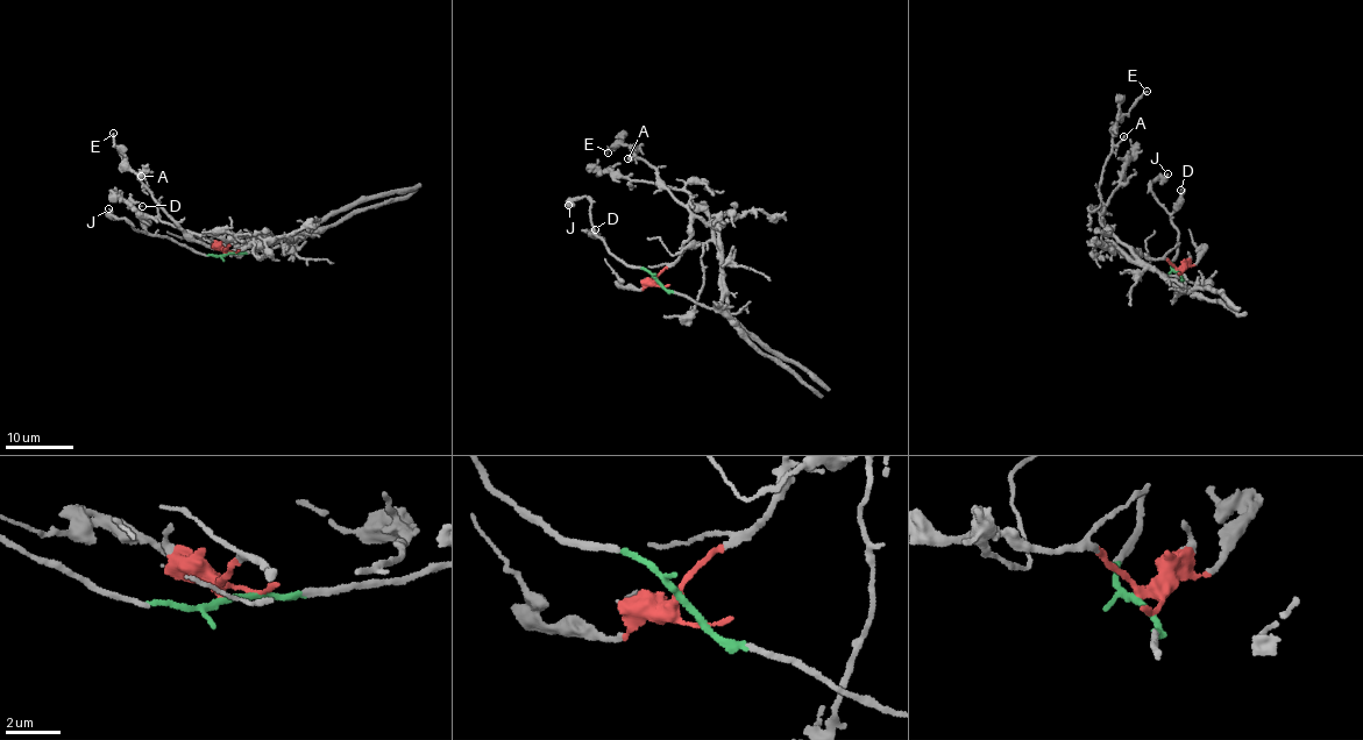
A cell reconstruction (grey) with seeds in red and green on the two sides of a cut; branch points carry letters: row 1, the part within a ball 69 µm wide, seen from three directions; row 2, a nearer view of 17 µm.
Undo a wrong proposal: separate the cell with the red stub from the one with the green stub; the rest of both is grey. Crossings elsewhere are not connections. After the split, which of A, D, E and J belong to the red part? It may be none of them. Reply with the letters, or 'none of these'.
A, E

